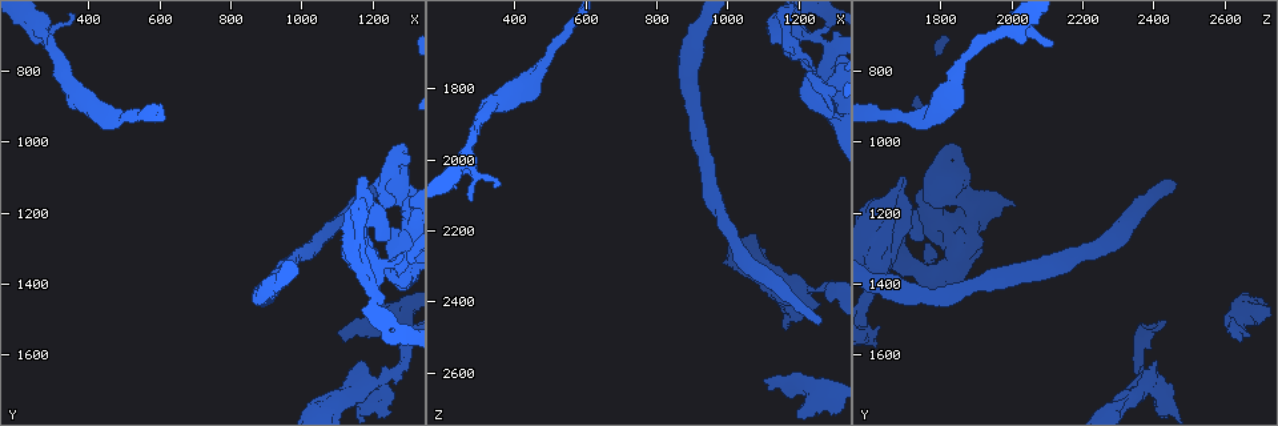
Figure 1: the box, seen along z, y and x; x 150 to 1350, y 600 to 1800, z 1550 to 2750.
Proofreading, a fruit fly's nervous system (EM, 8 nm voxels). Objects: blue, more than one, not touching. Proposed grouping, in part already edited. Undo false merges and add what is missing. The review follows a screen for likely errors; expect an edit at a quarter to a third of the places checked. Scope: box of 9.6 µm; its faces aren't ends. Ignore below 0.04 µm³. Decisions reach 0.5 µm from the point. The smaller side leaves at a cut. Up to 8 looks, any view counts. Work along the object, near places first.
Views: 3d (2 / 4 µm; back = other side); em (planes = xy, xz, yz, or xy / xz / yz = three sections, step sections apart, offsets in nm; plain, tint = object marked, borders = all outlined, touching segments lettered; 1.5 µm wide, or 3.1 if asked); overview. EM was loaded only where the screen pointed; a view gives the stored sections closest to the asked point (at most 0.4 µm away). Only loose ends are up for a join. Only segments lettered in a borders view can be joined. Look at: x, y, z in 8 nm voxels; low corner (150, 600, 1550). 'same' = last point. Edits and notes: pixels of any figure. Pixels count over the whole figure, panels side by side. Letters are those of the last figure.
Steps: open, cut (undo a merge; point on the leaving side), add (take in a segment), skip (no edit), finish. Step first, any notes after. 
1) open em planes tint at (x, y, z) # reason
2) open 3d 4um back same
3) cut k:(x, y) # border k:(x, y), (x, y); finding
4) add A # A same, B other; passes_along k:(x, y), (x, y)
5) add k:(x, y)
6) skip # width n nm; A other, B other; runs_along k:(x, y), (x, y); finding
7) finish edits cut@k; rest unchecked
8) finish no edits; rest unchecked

open 3d 4um at (1110, 1540, 2620) # branch stops here

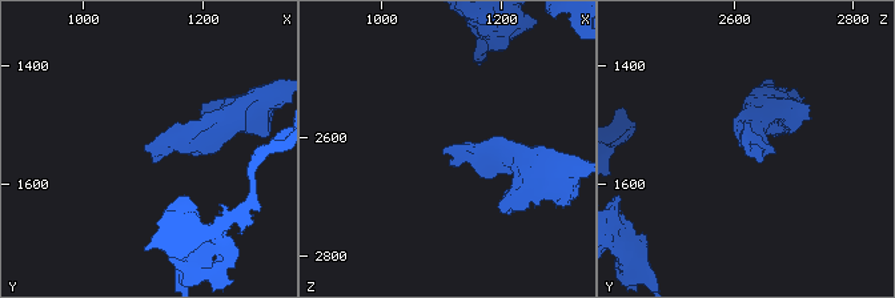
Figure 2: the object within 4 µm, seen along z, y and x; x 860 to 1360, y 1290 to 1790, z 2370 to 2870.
open em planes borders at (1100, 1540, 2620)

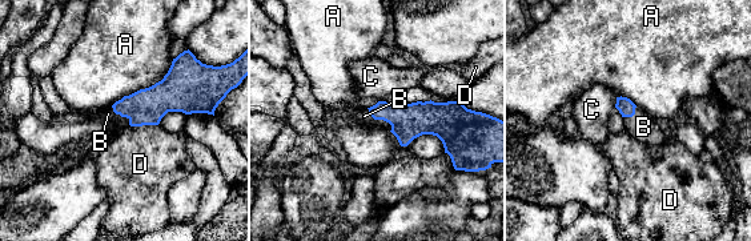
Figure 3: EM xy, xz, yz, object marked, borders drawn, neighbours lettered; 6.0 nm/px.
add B # A other, B same, C other, D other; passes_along 3:(409, 121), (380, 119), (364, 116); the neuron continues

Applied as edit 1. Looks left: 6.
open 3d 2um back at (1180, 1680, 2360) # sudden change in width

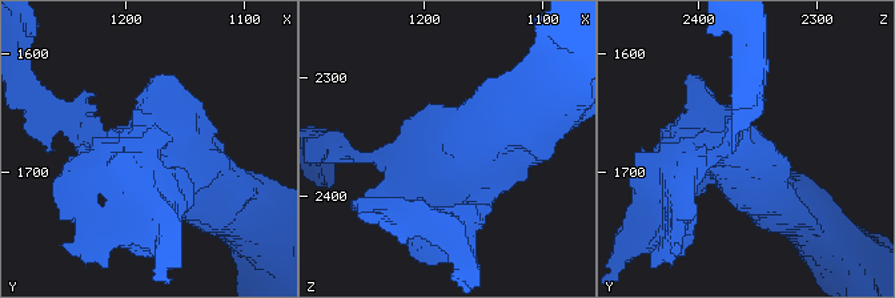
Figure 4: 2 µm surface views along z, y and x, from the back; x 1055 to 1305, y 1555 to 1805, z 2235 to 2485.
open em xy step 4 tint at (1180, 1690, 2370) # need the tissue

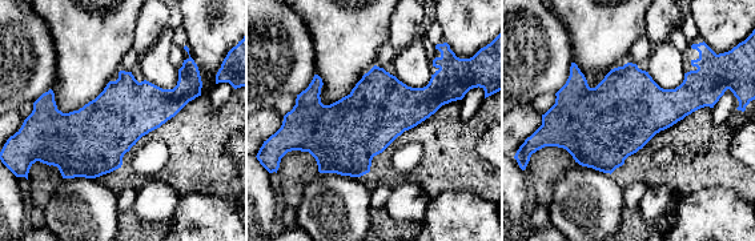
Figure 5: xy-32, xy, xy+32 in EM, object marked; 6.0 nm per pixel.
open em planes borders same # cut it another way

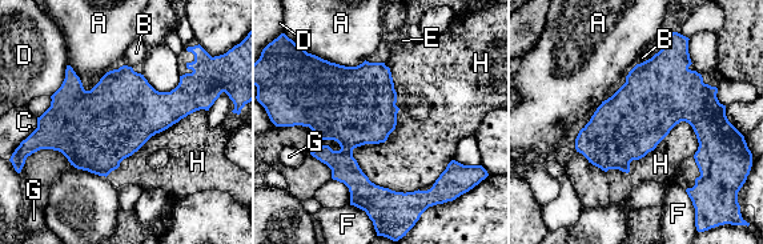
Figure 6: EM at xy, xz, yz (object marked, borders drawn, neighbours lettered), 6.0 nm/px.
skip # A other, B other, C other, D other, E other, F other, G other, H other; border 6:(397, 118), (353, 158), (405, 194); all the same neuron

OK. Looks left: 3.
open 3d 4um back at (1200, 1350, 1640) # thick turns thin

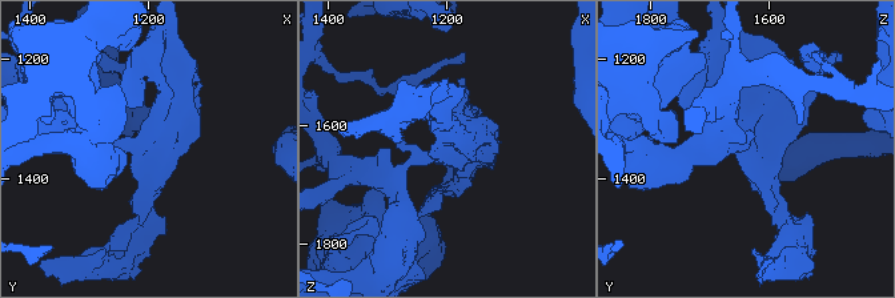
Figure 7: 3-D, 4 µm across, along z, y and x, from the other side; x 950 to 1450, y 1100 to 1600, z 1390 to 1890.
open em planes borders at (1205, 1340, 1640) # now the EM

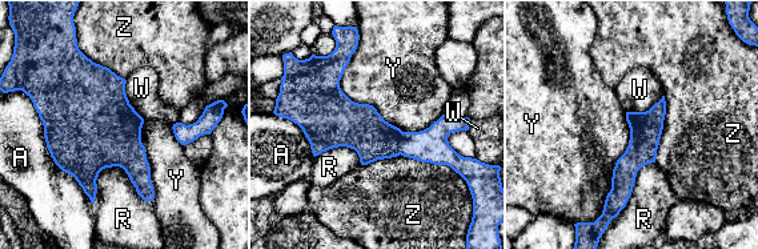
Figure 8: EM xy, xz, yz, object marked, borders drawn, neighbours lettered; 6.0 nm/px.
cut 8:(361, 128) # width 190 nm; longest_contact A 700 nm; A other, R other, W other, Y other, Z other; a second neuron is stuck on

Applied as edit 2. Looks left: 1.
finish edits add@3, cut@8; rest unchecked

